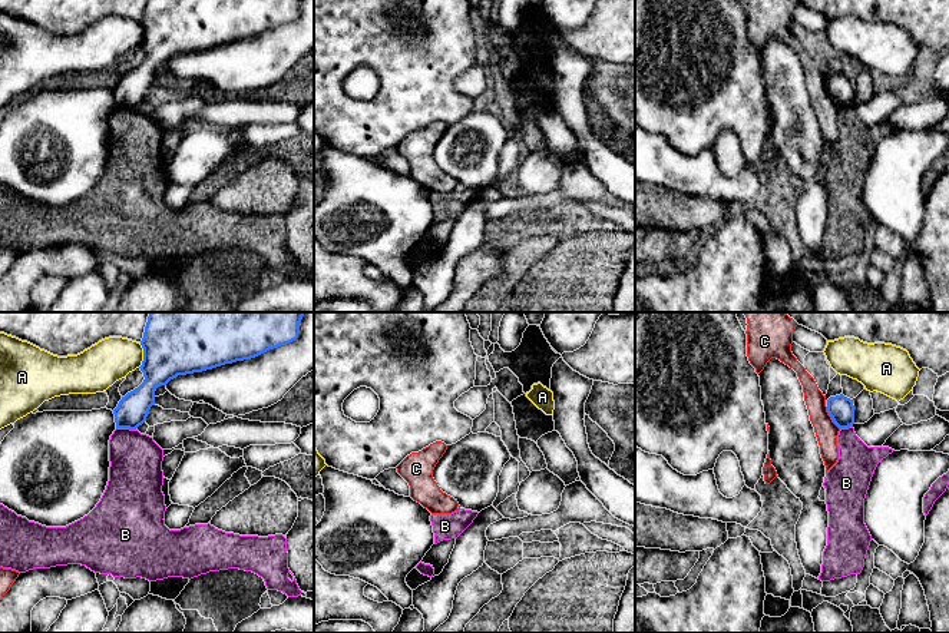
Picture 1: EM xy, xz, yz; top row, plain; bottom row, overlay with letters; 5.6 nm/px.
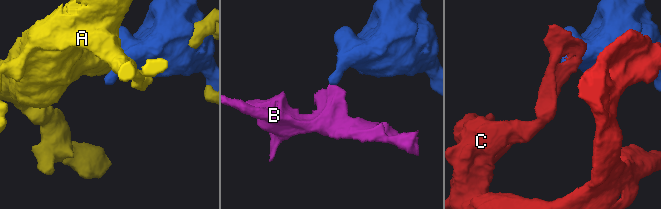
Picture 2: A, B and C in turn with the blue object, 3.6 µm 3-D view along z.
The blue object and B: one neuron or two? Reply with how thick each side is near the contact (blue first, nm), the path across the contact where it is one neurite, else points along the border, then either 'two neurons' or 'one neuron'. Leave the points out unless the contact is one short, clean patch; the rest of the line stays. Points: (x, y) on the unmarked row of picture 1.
180/300 nm | along xy (116, 106), (135, 109) | two neurons

